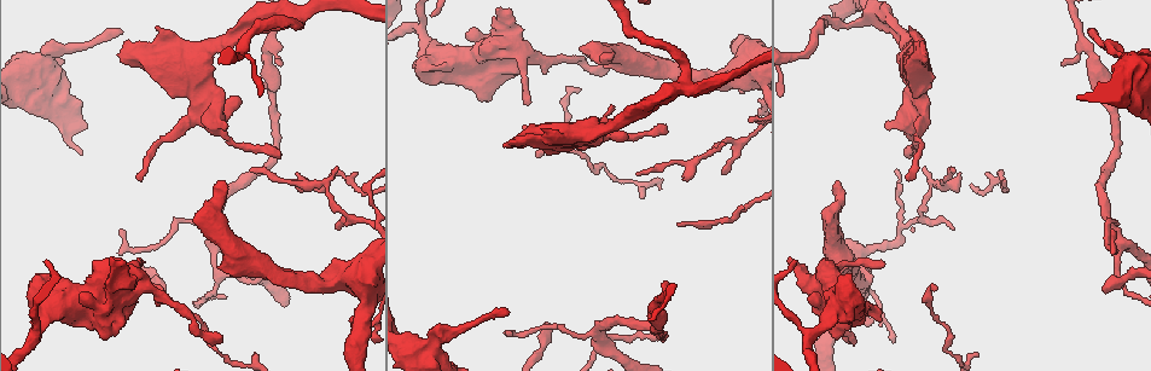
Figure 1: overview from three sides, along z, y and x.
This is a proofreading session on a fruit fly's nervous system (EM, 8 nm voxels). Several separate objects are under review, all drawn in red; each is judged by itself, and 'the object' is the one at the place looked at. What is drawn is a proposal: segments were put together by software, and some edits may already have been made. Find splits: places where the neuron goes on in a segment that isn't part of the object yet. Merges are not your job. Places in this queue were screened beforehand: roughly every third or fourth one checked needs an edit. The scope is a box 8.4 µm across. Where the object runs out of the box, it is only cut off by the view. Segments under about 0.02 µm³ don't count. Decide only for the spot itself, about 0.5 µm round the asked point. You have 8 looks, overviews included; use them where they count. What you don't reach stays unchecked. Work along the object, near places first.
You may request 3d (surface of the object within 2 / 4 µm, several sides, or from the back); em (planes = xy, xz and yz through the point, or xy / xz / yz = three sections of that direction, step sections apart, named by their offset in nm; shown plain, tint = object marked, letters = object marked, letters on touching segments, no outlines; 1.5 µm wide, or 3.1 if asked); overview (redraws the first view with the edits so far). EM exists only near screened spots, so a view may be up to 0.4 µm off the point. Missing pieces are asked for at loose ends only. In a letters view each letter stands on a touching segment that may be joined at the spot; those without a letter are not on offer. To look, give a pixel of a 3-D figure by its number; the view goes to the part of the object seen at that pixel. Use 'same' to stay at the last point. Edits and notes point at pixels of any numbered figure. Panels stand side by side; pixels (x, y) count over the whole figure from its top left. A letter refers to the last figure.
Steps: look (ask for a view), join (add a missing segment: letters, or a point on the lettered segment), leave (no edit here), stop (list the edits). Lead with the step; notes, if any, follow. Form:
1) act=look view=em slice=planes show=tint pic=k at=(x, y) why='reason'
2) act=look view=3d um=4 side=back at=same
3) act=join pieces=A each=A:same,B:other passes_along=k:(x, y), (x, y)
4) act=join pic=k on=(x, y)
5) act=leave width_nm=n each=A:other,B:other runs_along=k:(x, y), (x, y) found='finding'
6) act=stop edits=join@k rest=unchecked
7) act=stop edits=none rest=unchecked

act=look view=em slice=planes show=plain pic=1 at=(435, 70) why='free end'

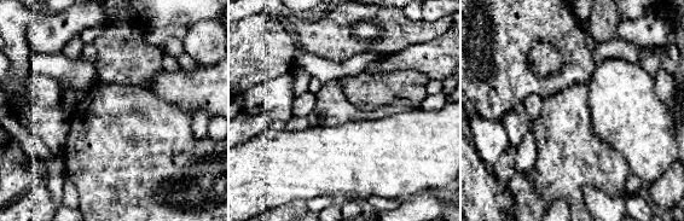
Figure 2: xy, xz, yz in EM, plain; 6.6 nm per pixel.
act=look view=em slice=planes show=tint at=same

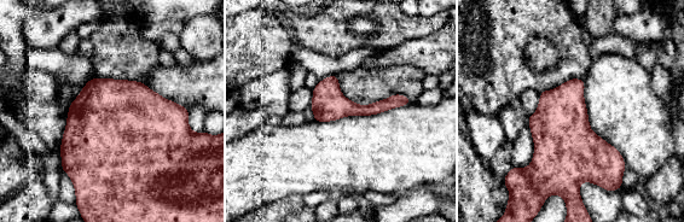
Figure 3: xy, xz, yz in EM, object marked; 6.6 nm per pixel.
act=look view=em slice=planes show=letters at=same why='see the neighbours'

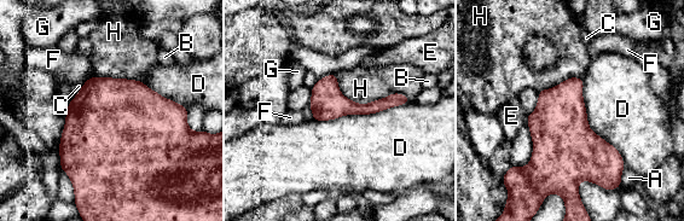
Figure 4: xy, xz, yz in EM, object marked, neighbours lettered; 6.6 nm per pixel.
act=leave each=A:other,B:other,C:other,D:other,E:other,F:other,G:other,H:other found='none of them fits'

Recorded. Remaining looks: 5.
act=look view=em slice=planes show=plain pic=1 at=(225, 181)

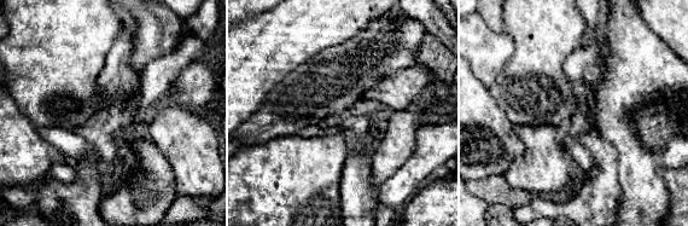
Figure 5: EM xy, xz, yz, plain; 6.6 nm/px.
act=look view=em slice=planes show=letters at=same

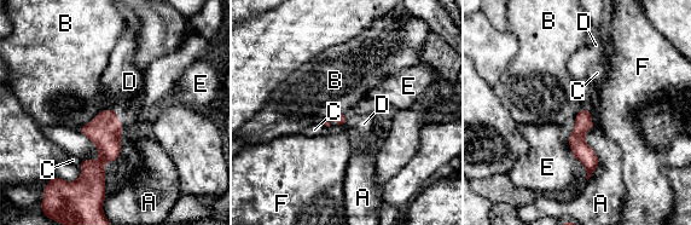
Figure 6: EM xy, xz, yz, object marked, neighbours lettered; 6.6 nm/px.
act=join pieces=D each=A:other,B:other,C:other,D:same,E:other,F:other passes_along=6:(105, 128), (118, 120), (128, 84) found='it goes on there'

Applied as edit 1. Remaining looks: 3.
act=look view=overview why='see it whole again'

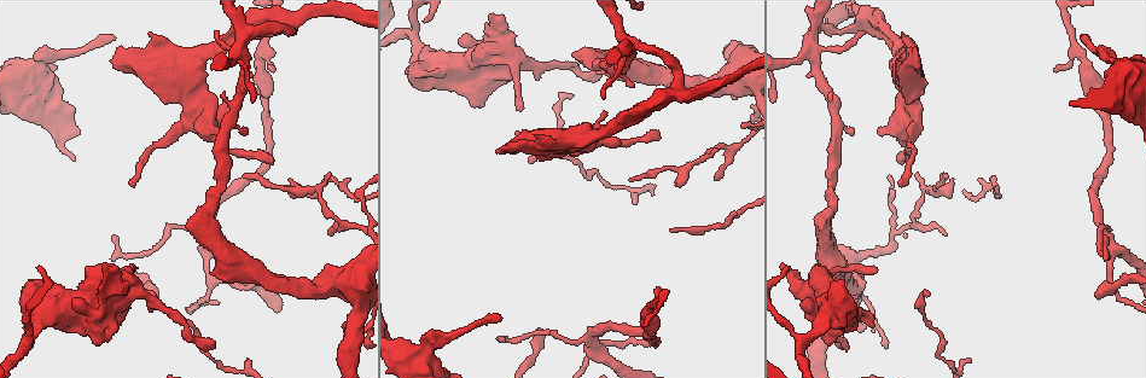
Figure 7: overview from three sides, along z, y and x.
act=look view=em slice=planes show=tint pic=7 at=(918, 60) why='branch stops here'

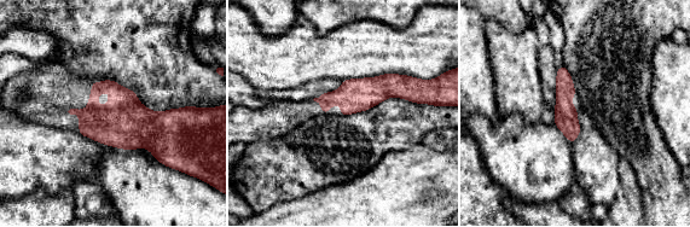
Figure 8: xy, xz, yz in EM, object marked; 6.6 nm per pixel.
act=look view=em slice=planes show=letters at=same

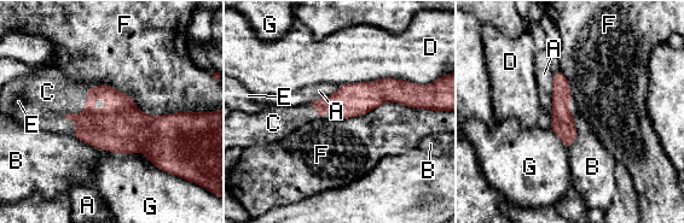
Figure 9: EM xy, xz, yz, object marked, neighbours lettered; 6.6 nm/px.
act=join pieces=C each=A:other,B:other,C:same,D:other,E:other,F:other,G:other passes_along=9:(108, 129), (74, 113), (47, 92) found='the neuron continues'

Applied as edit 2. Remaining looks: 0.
act=stop edits=join@6,join@9 rest=unchecked

